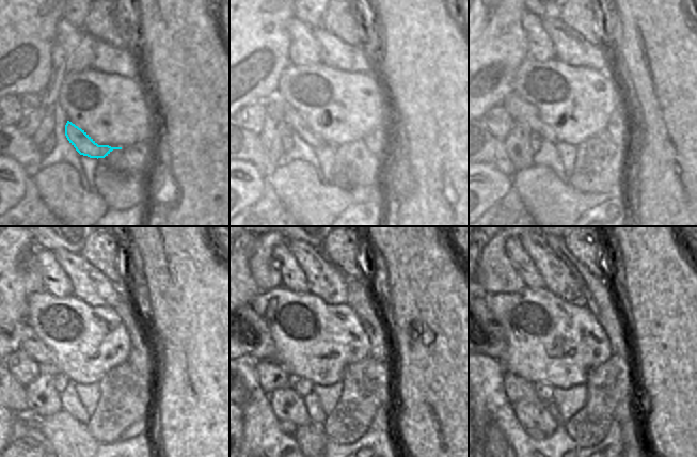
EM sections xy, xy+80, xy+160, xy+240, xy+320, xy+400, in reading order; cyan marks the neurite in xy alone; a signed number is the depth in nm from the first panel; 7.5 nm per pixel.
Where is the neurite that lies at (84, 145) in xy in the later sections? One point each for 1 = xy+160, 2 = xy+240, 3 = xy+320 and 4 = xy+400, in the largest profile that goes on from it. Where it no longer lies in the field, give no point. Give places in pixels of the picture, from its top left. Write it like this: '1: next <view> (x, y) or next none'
1: next xy+160 (520, 110)
2: next xy+240 (30, 343)
3: next xy+320 (264, 349)
4: next xy+400 (495, 348)

